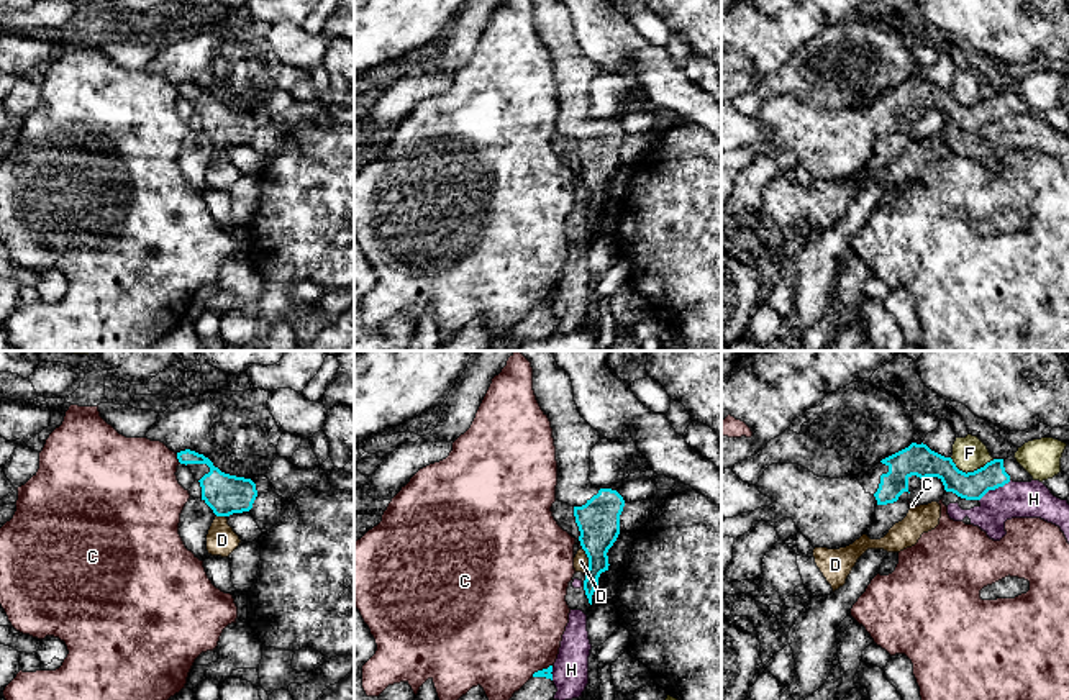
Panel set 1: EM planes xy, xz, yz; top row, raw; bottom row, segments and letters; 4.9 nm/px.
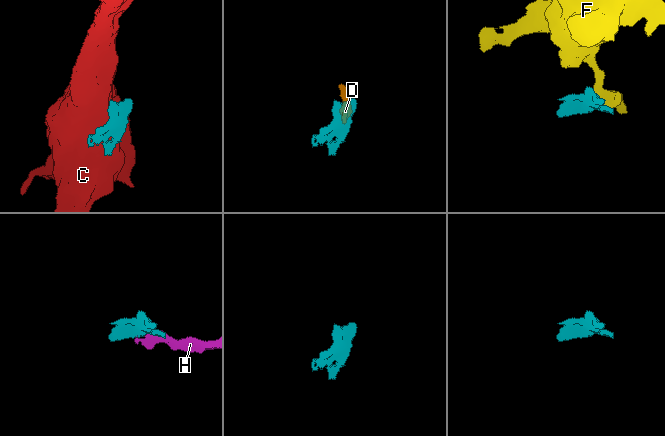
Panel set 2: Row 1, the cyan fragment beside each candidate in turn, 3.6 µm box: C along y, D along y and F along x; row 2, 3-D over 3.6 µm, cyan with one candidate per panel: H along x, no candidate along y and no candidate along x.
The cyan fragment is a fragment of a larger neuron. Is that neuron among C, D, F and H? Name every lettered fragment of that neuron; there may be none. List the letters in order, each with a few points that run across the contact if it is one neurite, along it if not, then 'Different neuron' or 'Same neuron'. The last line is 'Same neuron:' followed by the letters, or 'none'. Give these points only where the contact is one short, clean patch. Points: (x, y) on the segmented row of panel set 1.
C: Different neuron
D: Line: xz (581, 548), (587, 558), (586, 572). Different neuron
F: Different neuron
H: Line: yz (1010, 481), (991, 489), (979, 500). Different neuron
Same neuron: none

